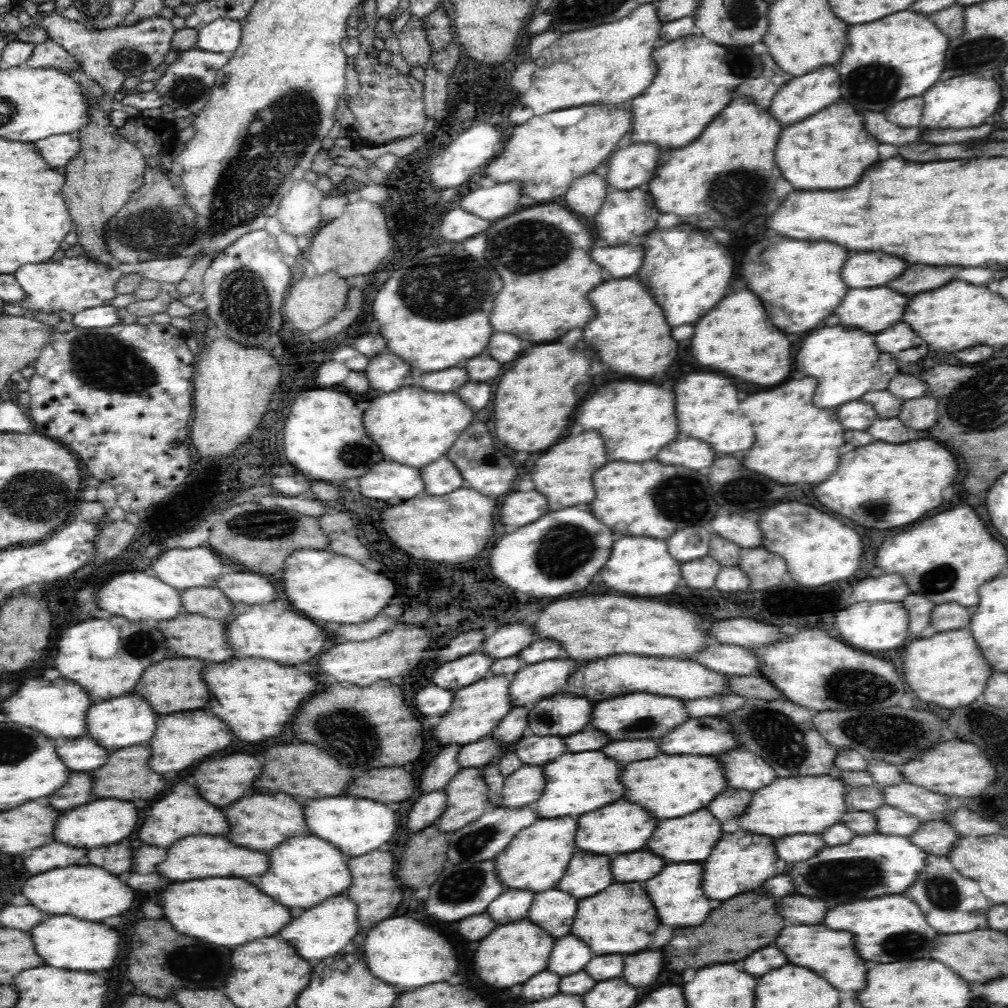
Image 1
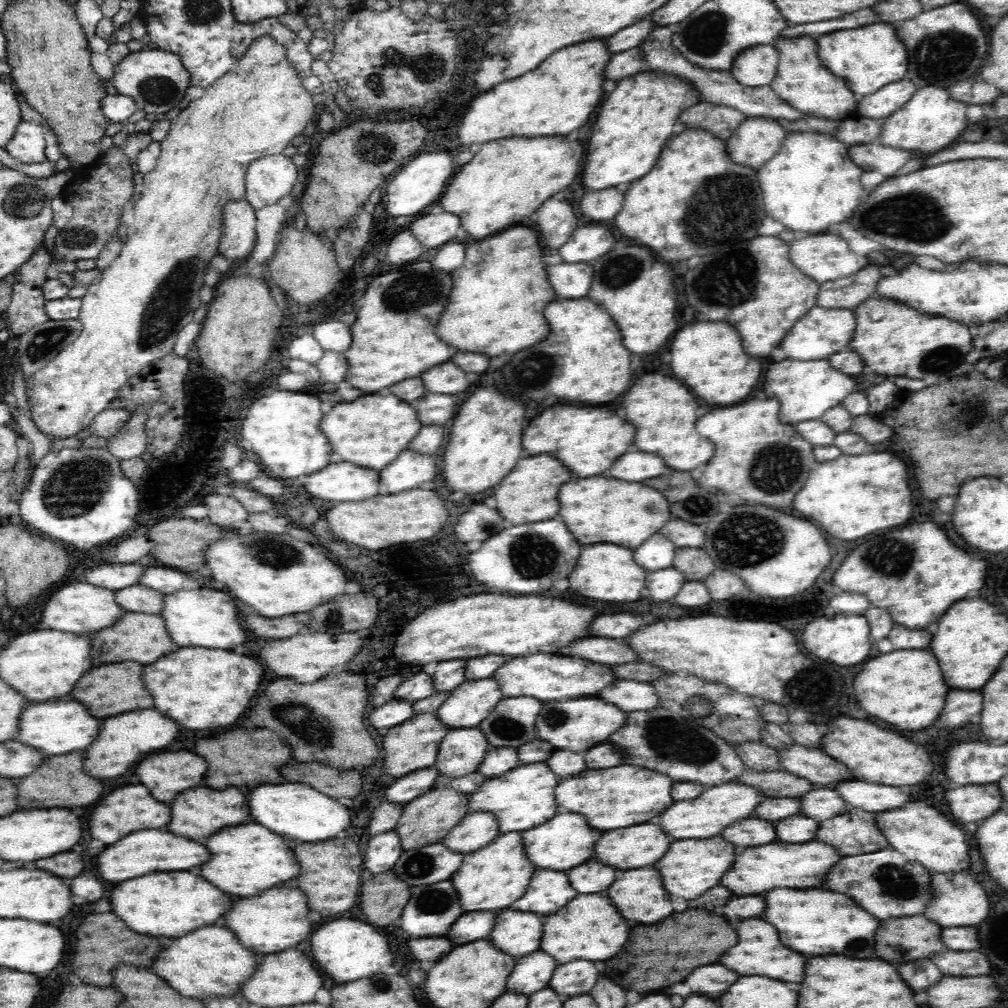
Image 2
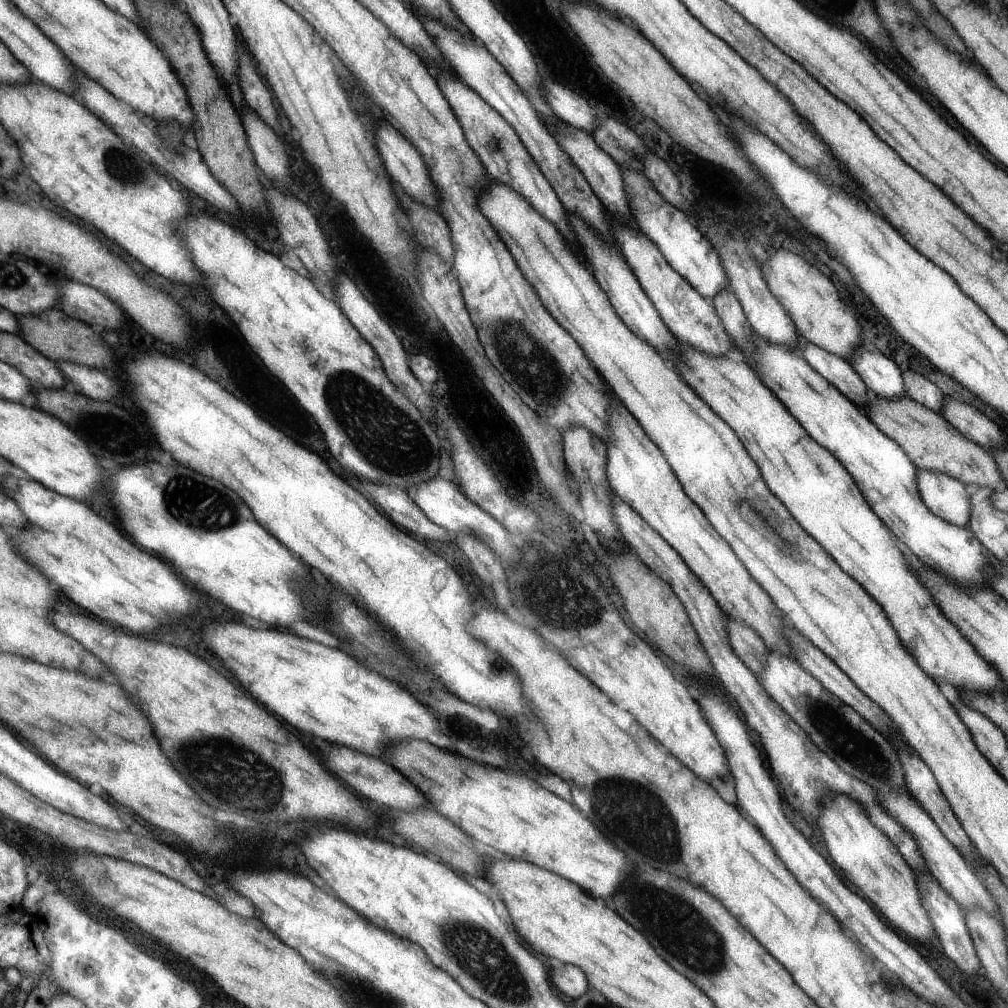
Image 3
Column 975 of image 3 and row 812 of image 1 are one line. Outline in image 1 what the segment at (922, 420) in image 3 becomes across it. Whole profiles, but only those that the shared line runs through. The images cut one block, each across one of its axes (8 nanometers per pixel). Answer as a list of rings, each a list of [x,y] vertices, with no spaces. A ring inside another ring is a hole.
[[[481,767],[460,769],[444,789],[446,808],[434,824],[440,832],[454,832],[474,822],[491,806]]]

